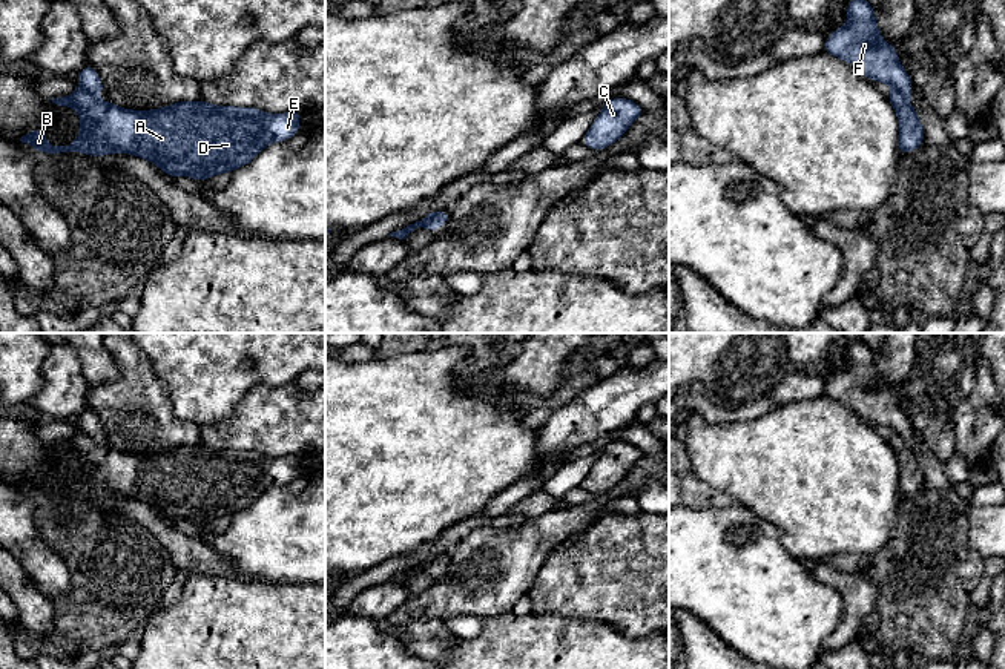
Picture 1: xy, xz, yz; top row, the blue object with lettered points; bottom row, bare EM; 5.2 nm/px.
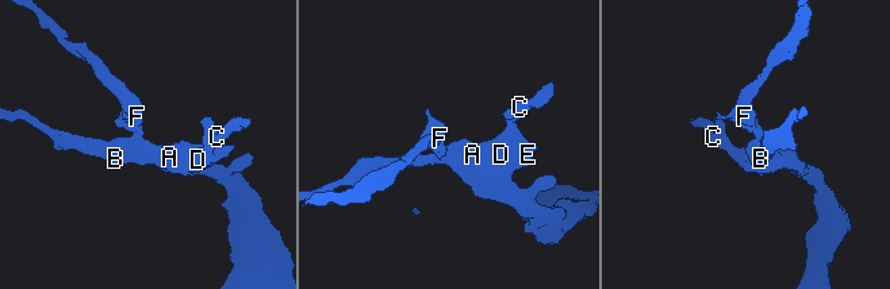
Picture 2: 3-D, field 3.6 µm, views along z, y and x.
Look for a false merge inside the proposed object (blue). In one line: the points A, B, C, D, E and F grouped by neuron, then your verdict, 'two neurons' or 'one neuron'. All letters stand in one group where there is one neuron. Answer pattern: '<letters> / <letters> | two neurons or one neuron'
A B C D E / F | two neurons

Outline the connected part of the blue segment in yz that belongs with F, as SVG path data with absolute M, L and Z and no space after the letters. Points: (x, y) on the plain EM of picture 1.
M862 339L850 342L847 361L848 365L825 384L824 396L853 408L872 425L890 427L904 440L913 437L898 394L881 382L873 350Z

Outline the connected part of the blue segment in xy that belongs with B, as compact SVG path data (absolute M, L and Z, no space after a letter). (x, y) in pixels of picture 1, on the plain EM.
M83 433L51 445L71 450L80 459L80 479L68 489L52 489L34 471L20 485L38 497L129 497L153 506L172 522L184 519L196 525L233 516L270 486L290 483L299 476L302 457L272 459L255 451L212 450L203 443L132 454L98 445Z

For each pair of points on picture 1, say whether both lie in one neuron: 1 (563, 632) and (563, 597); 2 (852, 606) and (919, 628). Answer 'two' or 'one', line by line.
1: two
2: two

